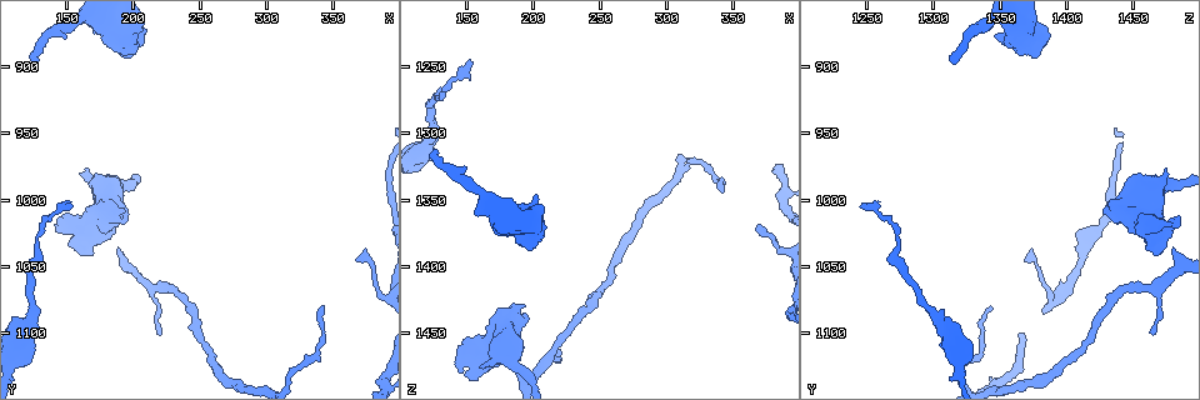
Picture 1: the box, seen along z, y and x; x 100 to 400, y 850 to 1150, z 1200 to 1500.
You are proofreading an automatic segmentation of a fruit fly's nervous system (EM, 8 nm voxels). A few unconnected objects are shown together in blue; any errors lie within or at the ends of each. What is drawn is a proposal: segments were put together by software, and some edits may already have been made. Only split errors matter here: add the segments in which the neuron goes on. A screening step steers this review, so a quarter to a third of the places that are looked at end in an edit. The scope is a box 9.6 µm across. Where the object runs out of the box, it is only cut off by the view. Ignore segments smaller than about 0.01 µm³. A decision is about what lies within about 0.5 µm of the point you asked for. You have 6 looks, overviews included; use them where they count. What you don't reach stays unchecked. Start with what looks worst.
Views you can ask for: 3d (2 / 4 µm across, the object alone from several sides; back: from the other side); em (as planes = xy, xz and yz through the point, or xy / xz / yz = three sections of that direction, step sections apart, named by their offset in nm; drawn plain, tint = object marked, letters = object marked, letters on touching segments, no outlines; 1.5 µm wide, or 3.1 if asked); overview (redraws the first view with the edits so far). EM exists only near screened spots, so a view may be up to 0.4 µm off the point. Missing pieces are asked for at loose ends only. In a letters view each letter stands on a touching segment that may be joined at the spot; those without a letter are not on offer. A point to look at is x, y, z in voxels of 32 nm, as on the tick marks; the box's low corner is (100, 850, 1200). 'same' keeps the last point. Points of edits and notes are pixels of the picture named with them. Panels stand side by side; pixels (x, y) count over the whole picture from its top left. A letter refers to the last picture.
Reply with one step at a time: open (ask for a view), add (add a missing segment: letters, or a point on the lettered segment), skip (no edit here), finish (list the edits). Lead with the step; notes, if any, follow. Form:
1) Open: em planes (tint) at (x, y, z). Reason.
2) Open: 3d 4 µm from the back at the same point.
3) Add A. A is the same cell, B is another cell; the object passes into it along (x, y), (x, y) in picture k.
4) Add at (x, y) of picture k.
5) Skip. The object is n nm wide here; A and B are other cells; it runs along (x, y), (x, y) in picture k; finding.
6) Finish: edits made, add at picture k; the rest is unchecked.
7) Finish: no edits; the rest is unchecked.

Open: 3d 2 µm at (128, 894, 1314). Long arm stops here.

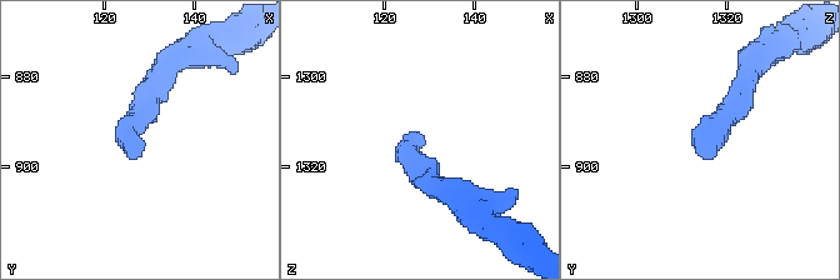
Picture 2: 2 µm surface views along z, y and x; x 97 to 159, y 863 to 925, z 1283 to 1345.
Open: em planes (letters) at (129, 896, 1315). Need the tissue.

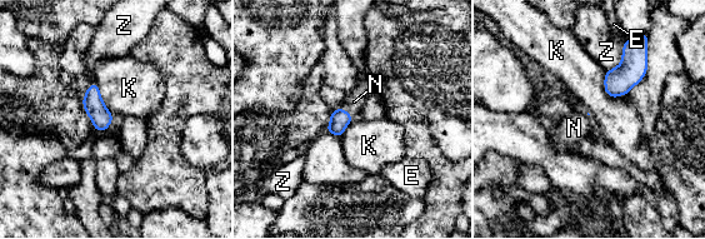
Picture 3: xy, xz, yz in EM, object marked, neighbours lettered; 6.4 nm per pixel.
Add N. The longest contact is with Z, 260 nm; N is the same cell, E, K and Z are other cells; it goes on there.

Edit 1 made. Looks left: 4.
Open: overview. See it whole again.

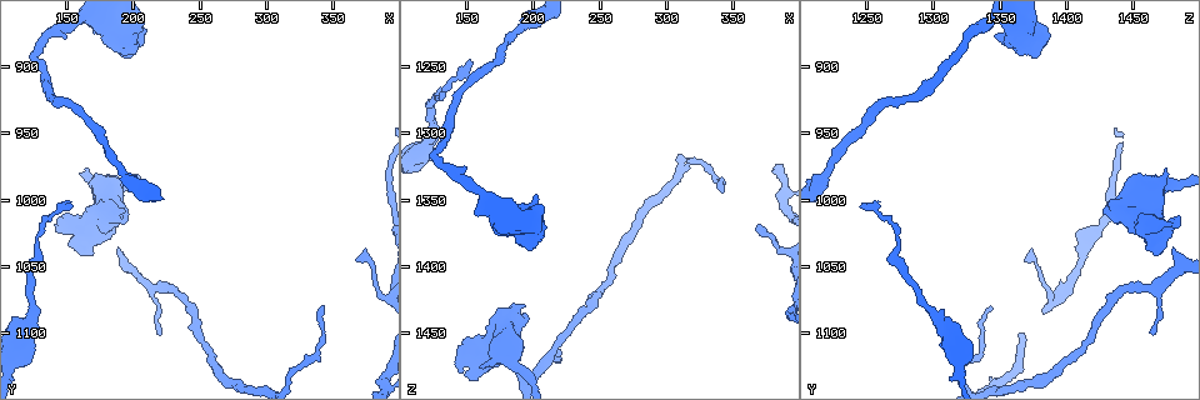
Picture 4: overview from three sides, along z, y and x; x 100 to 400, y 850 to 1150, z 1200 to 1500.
Open: 3d 2 µm from the back at (196, 1014, 1436). Free end.

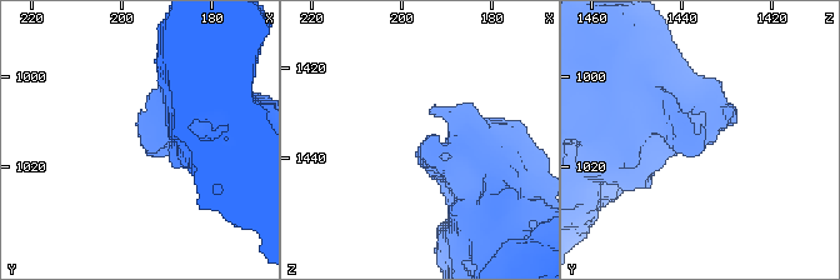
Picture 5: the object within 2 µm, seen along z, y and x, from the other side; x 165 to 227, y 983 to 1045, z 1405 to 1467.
Open: em planes (tint) at (196, 1012, 1437).

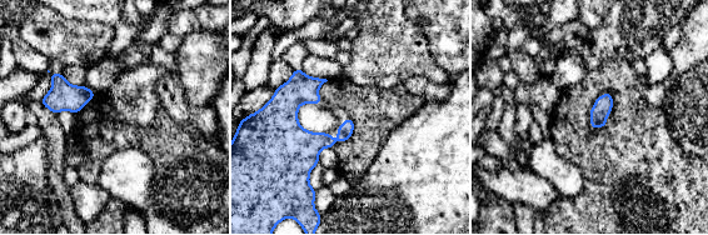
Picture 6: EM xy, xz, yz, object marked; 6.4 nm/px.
Open: em planes (letters) at the same point. See the neighbours.

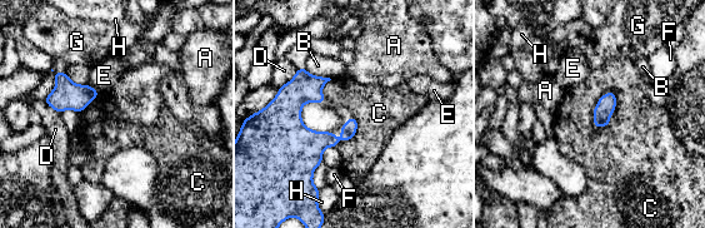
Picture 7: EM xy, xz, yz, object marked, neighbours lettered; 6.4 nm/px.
Skip. A, B, C, D, E, F, G and H are other cells; a border runs along (611, 90), (615, 109), (595, 128) in picture 7; no lettered segment goes on from it.

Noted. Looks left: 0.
Finish: edits made, add at picture 3; the rest is unchecked.

